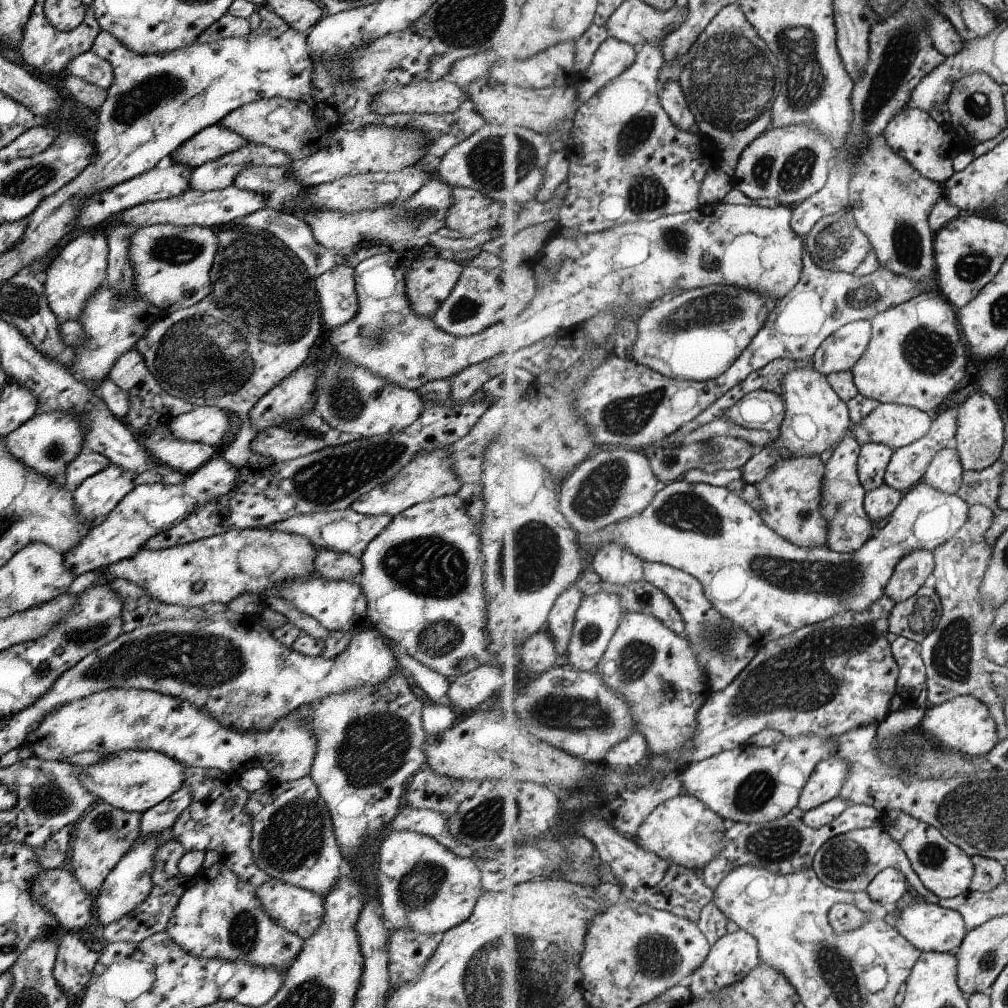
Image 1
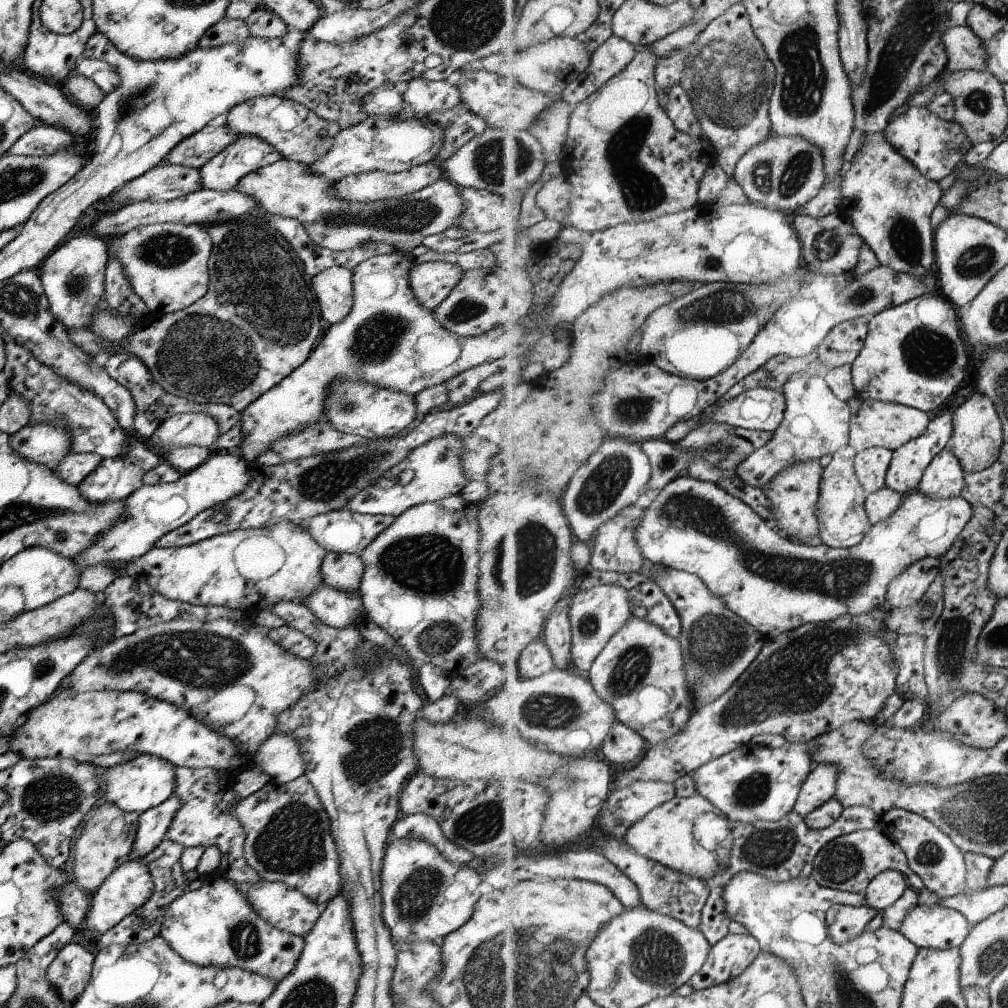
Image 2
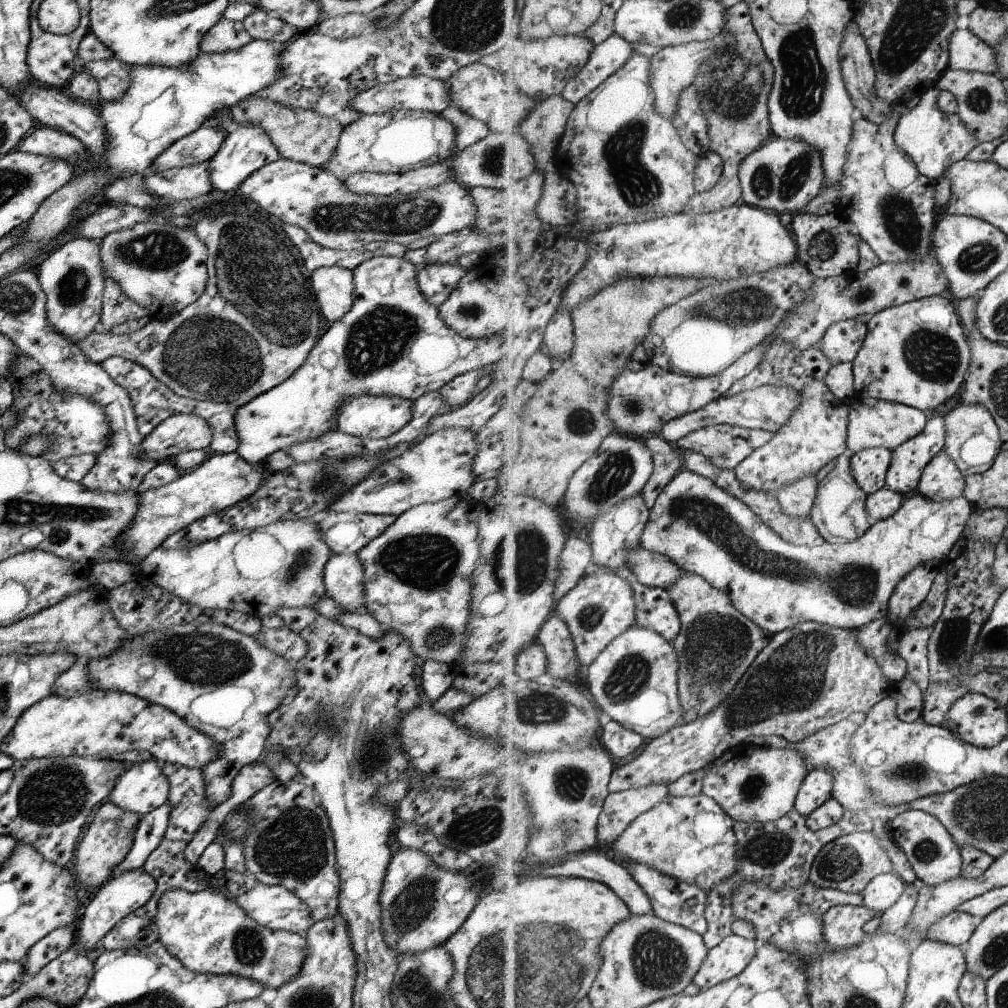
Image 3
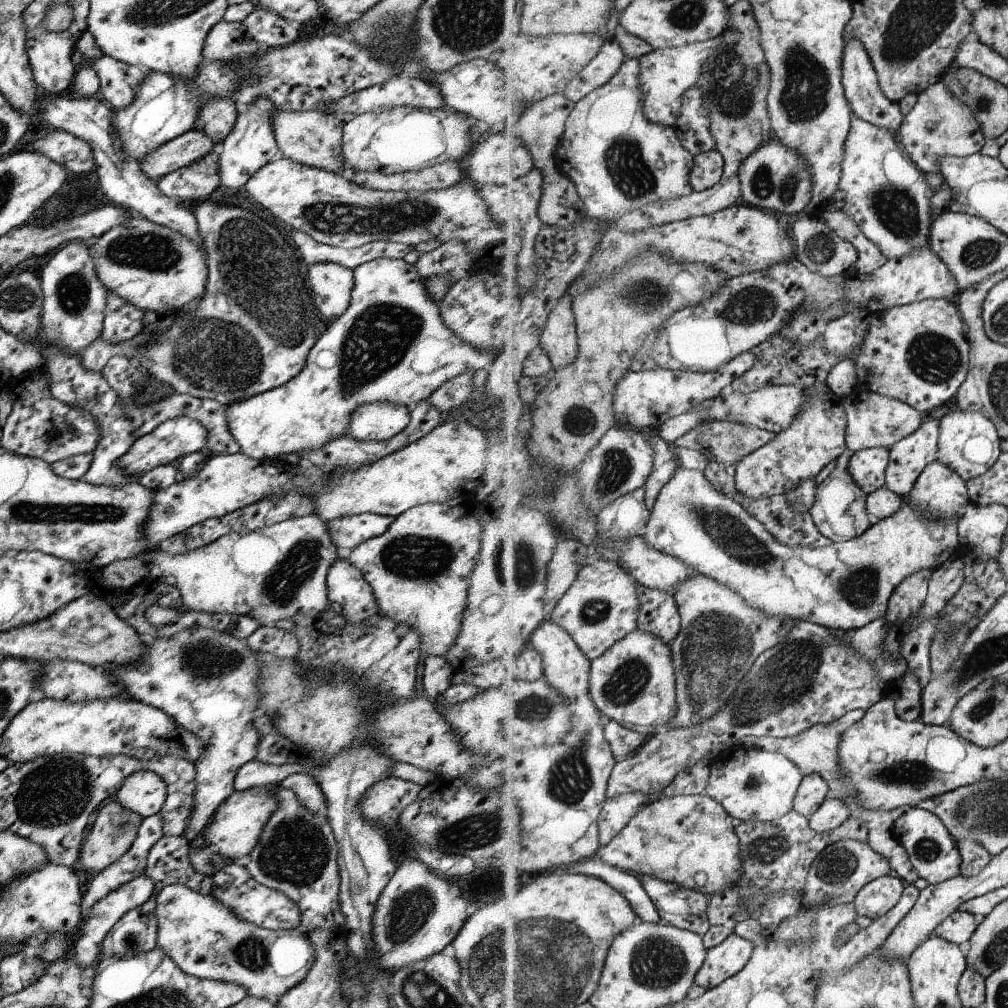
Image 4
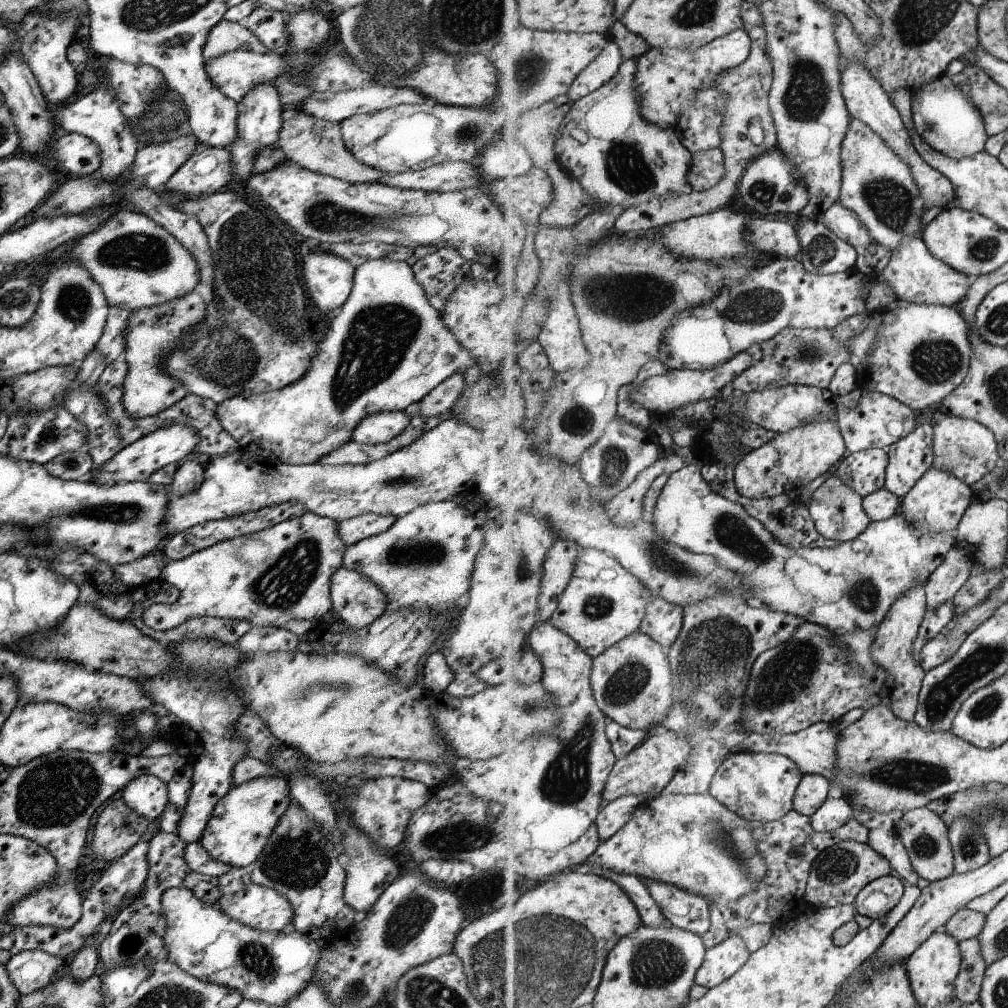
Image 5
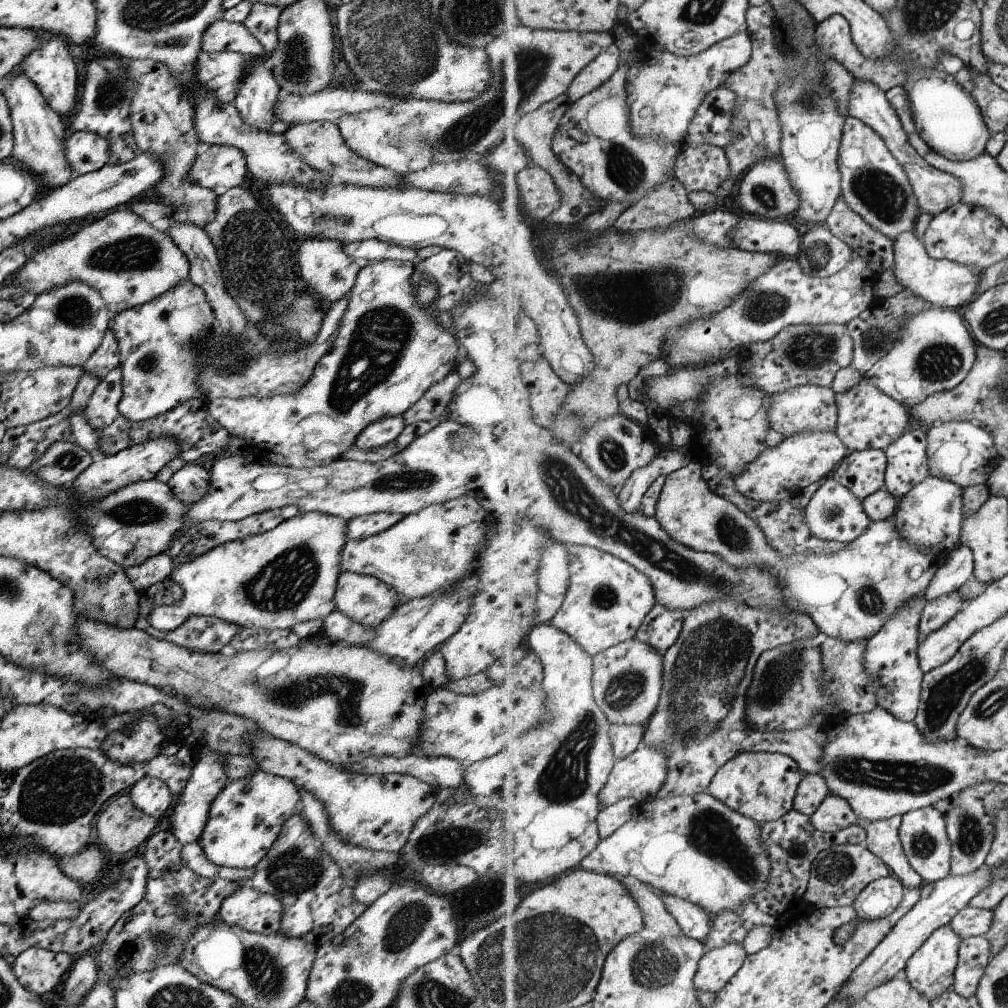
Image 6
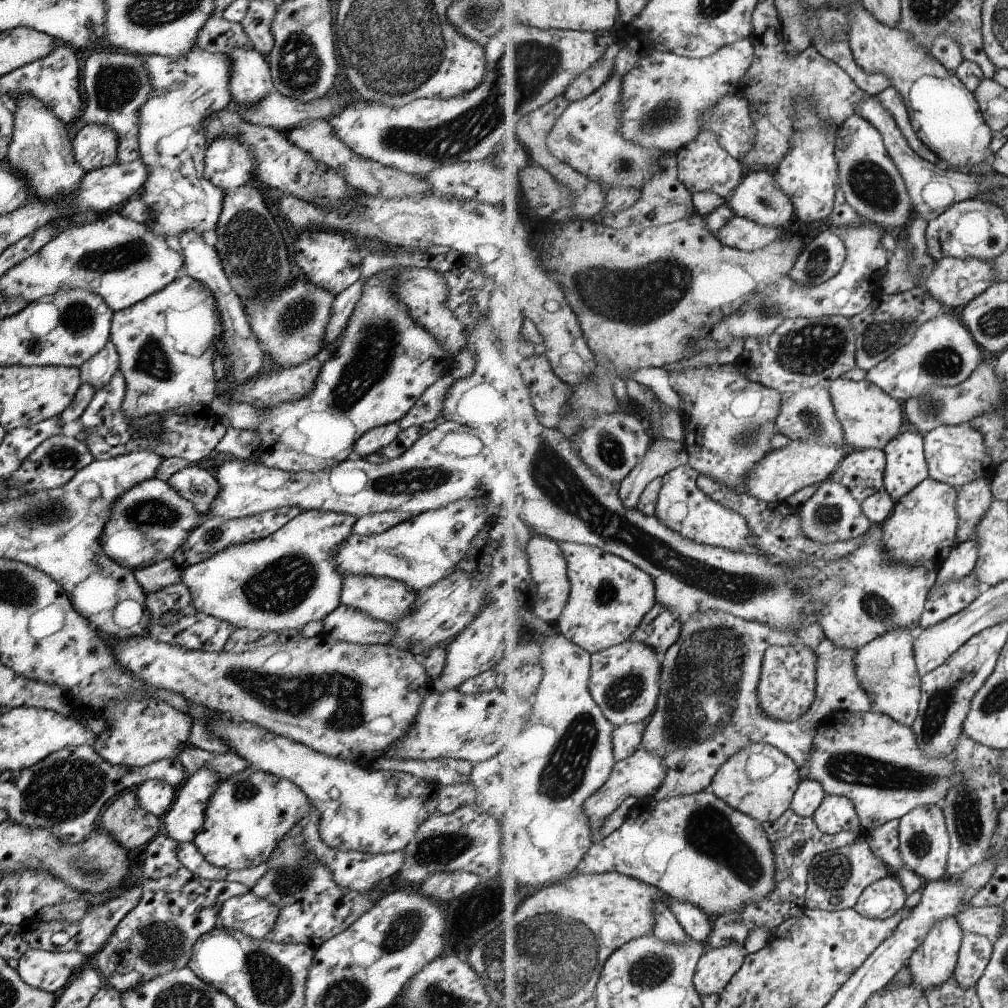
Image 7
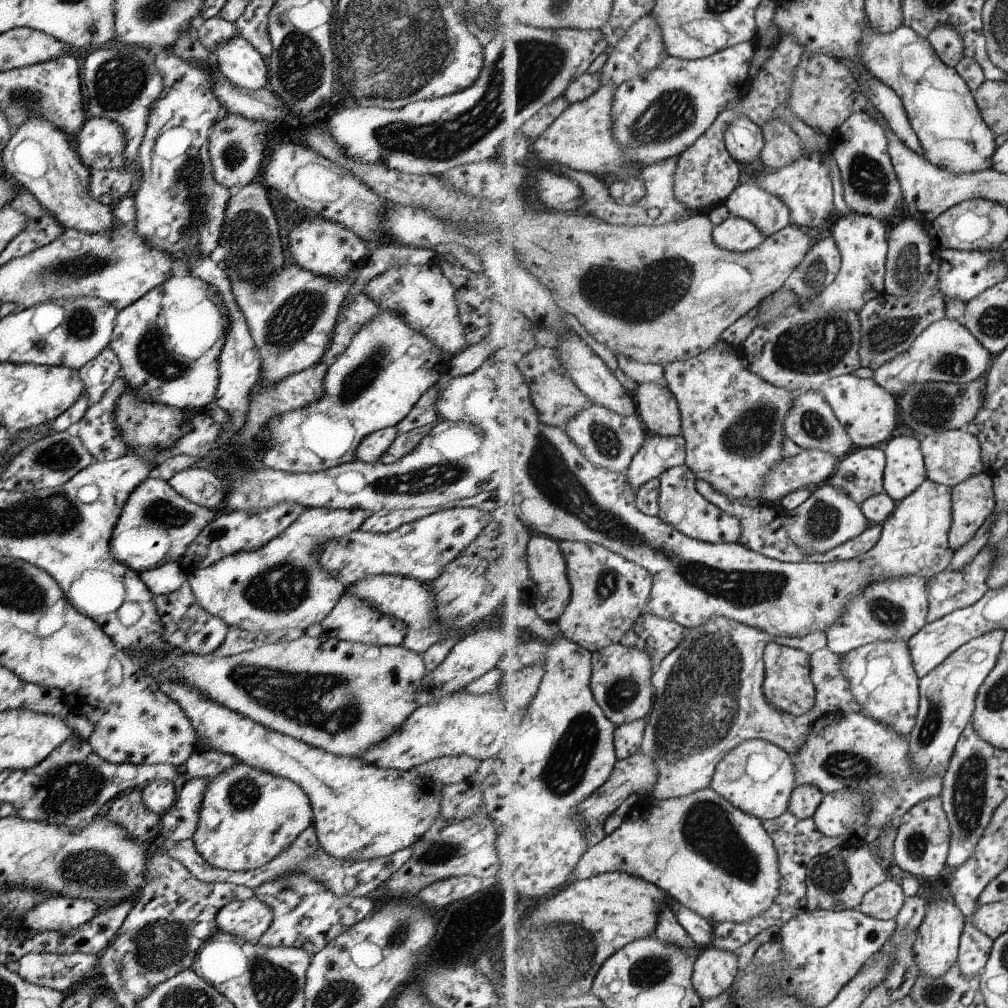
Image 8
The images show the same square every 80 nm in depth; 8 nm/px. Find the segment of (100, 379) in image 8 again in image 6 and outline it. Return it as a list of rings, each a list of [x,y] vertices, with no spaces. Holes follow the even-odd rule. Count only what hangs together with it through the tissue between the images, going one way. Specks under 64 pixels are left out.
[[[108,327],[101,338],[101,343],[97,349],[87,358],[87,361],[82,365],[82,372],[95,376],[98,380],[103,378],[109,370],[114,370],[119,367],[119,350],[117,349],[117,340]]]

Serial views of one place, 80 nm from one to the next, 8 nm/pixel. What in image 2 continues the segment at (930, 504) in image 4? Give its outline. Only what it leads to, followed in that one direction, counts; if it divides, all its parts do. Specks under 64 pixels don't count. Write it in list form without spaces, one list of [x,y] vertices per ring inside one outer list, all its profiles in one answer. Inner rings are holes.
[[[946,448],[925,470],[919,491],[937,499],[959,497],[965,489],[966,476],[960,459]]]

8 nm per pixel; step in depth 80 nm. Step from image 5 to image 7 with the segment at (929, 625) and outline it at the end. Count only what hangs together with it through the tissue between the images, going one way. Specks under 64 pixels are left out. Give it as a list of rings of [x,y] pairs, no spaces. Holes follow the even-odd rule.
[[[975,571],[963,580],[953,580],[947,586],[936,584],[929,594],[925,611],[919,620],[919,631],[927,630],[965,610],[984,591],[985,587],[976,581]]]

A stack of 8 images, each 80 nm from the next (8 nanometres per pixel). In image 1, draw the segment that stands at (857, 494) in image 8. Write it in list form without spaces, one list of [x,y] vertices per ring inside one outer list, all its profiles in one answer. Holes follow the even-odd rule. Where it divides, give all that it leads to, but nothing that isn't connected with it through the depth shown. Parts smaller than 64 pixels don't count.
[[[863,443],[858,474],[866,492],[886,485],[886,473],[894,453],[889,446],[882,443]]]

